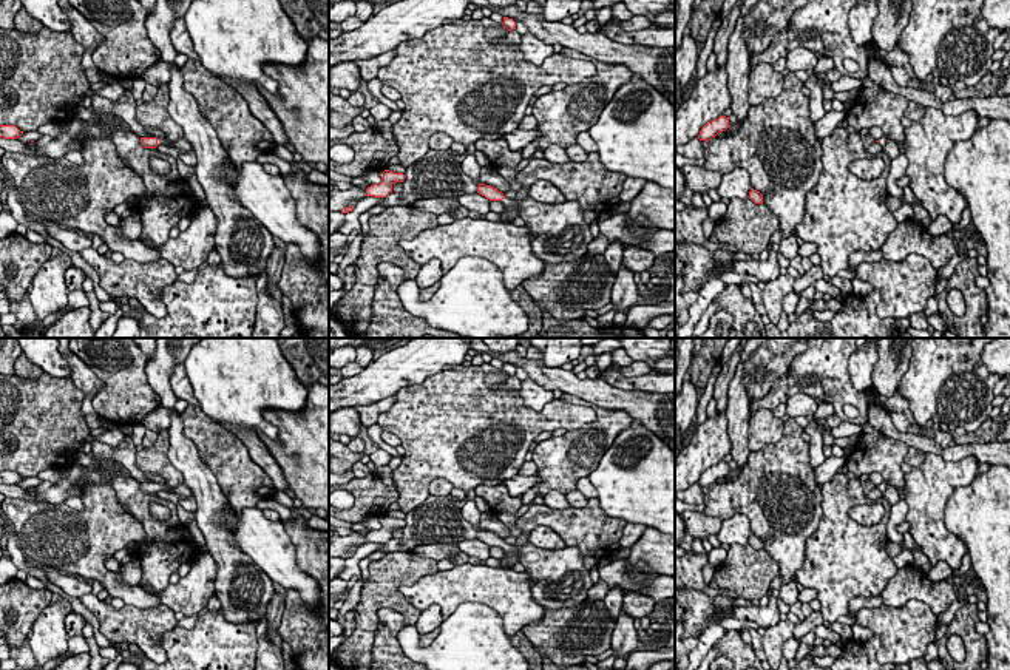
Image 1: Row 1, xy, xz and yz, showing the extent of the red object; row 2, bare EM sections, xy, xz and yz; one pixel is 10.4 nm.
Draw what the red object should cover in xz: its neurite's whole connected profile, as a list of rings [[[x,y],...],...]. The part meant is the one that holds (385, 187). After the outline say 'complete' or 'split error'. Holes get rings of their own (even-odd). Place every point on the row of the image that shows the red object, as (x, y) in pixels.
[[[385,170],[381,174],[383,174],[383,181],[380,184],[374,184],[368,187],[366,196],[386,198],[389,193],[392,193],[392,185],[395,182],[405,181],[403,173],[394,173],[394,171]]]; complete

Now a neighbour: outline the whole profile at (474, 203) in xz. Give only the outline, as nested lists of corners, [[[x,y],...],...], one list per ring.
[[[479,193],[462,195],[459,196],[459,204],[469,211],[477,211],[480,216],[485,216],[491,211],[490,199]]]

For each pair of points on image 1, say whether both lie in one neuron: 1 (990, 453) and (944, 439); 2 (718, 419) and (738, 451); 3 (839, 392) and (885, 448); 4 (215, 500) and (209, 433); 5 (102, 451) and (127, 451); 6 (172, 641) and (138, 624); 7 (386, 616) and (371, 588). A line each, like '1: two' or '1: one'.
1: two
2: two
3: two
4: two
5: one
6: two
7: two

